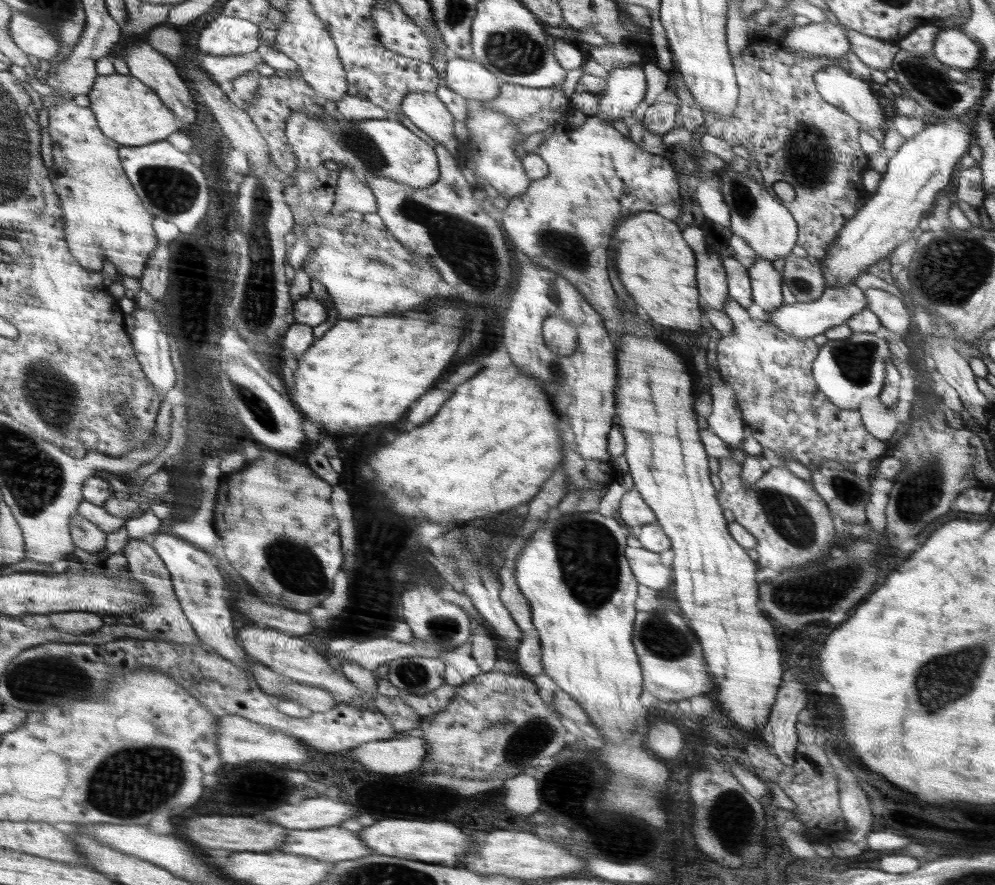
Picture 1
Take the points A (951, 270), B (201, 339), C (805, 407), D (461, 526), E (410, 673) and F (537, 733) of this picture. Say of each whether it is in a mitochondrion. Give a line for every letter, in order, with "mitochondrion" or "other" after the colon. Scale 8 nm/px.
A: mitochondrion
B: other
C: other
D: other
E: mitochondrion
F: mitochondrion

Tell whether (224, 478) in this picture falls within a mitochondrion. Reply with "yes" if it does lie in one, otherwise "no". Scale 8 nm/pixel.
no

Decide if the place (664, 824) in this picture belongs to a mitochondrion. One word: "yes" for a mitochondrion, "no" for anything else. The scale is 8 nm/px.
no

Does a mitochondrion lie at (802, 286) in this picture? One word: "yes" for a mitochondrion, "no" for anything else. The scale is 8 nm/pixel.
yes

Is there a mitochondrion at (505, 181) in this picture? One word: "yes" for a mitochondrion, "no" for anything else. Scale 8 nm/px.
no

